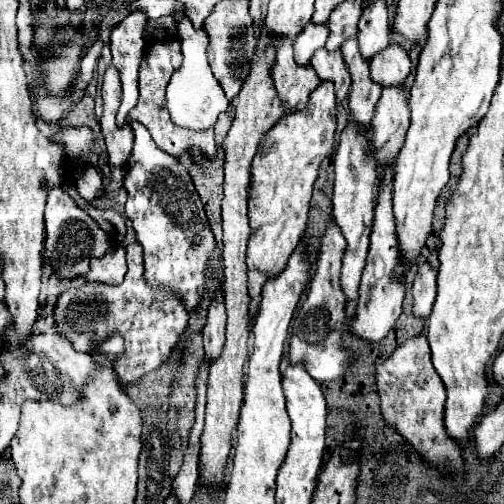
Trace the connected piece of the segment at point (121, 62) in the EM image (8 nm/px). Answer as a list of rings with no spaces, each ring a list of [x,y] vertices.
[[[130,12],[118,26],[112,28],[110,36],[110,52],[112,64],[120,74],[120,108],[116,114],[116,124],[124,126],[128,112],[136,106],[138,100],[138,68],[144,56],[144,40],[142,30],[146,24],[146,16],[142,12]]]

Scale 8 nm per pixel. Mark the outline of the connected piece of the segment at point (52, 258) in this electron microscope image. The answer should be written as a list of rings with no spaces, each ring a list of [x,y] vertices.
[[[62,186],[50,190],[46,204],[46,242],[44,256],[60,278],[76,278],[90,270],[92,258],[102,258],[110,248],[110,236],[62,190]]]

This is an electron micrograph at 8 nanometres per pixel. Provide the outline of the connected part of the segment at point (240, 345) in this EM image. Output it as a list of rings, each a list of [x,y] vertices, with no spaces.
[[[266,34],[260,36],[260,48],[256,48],[254,62],[250,64],[250,74],[242,84],[238,98],[234,98],[234,122],[224,138],[224,160],[226,160],[226,178],[224,178],[224,200],[222,200],[222,228],[224,228],[224,280],[222,292],[226,302],[226,342],[222,354],[210,364],[208,380],[208,404],[206,404],[206,426],[202,432],[202,454],[200,454],[200,478],[210,484],[224,480],[224,466],[232,446],[232,430],[238,424],[238,414],[242,408],[242,376],[244,364],[248,360],[248,338],[250,338],[250,318],[248,318],[248,294],[246,294],[246,242],[250,236],[250,226],[246,222],[246,186],[250,182],[250,164],[258,152],[258,146],[264,134],[282,118],[282,102],[270,86],[270,66],[276,58],[276,46],[270,46]]]

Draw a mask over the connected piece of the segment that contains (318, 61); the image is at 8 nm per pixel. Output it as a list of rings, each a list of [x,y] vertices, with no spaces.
[[[322,48],[322,50],[318,50],[318,54],[314,54],[310,64],[322,82],[328,82],[328,80],[334,82],[336,104],[342,104],[350,90],[350,74],[346,74],[346,64],[342,62],[342,52],[336,50],[334,54],[330,54],[328,50]]]

